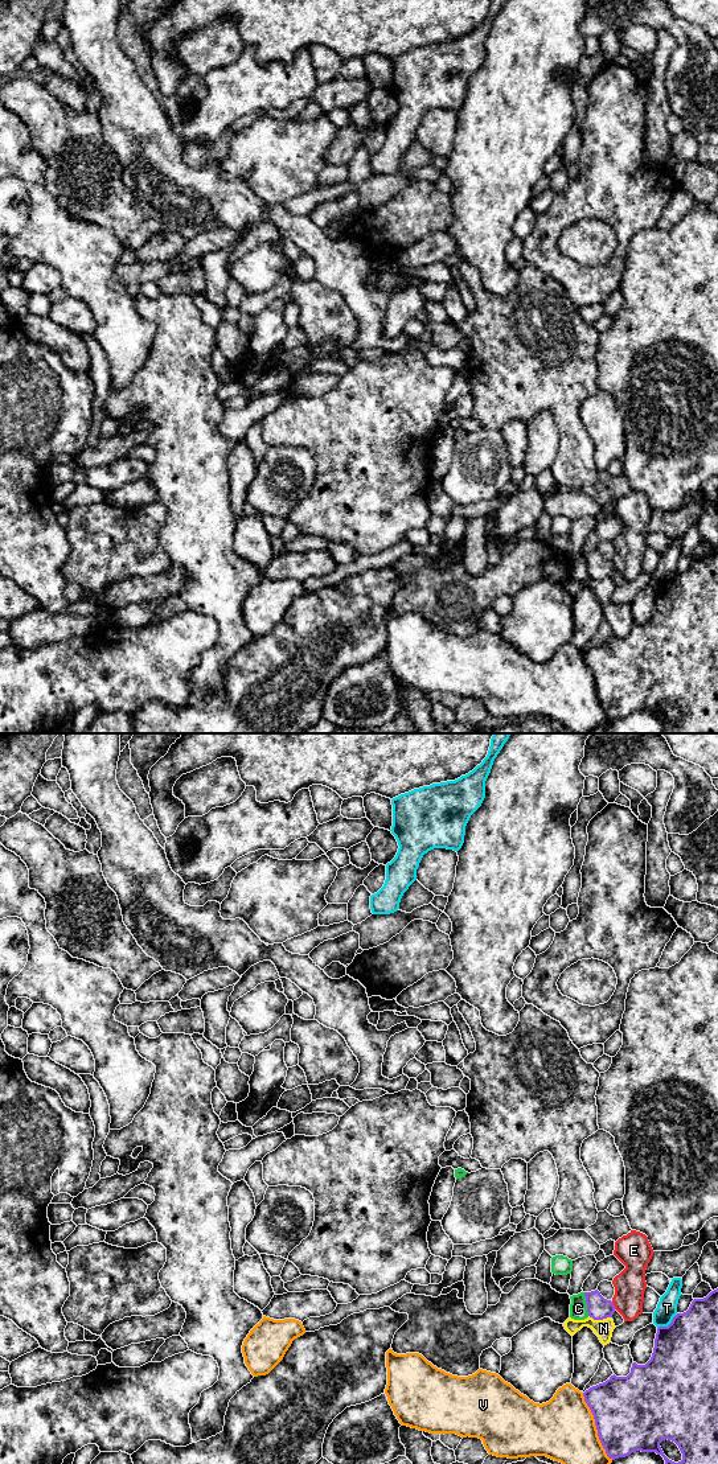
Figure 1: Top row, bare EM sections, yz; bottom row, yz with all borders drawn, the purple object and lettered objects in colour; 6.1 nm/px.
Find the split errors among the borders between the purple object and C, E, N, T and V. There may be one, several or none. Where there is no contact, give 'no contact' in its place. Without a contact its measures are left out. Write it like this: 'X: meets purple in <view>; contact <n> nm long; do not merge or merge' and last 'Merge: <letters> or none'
C: meets purple in yz; contact 150 nm long; do not merge
E: meets purple in yz; contact 50 nm long; do not merge
N: meets purple in yz; contact 140 nm long; do not merge
T: meets purple in yz; contact 160 nm long; do not merge
V: meets purple in yz; contact 440 nm long; do not merge
Merge: none

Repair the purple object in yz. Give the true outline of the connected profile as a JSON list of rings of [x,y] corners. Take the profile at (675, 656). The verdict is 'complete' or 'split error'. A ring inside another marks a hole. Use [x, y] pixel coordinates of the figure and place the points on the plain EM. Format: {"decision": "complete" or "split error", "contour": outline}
{"decision": "complete", "contour": [[[718,548],[703,559],[694,559],[689,569],[684,573],[677,573],[668,587],[657,588],[653,613],[645,625],[633,622],[631,633],[627,637],[616,637],[614,634],[606,642],[586,650],[583,657],[594,675],[599,700],[610,719],[625,717],[636,711],[656,712],[665,720],[664,733],[718,733]],[[665,699],[678,706],[682,714],[681,721],[674,723],[664,715],[660,703]]]}

